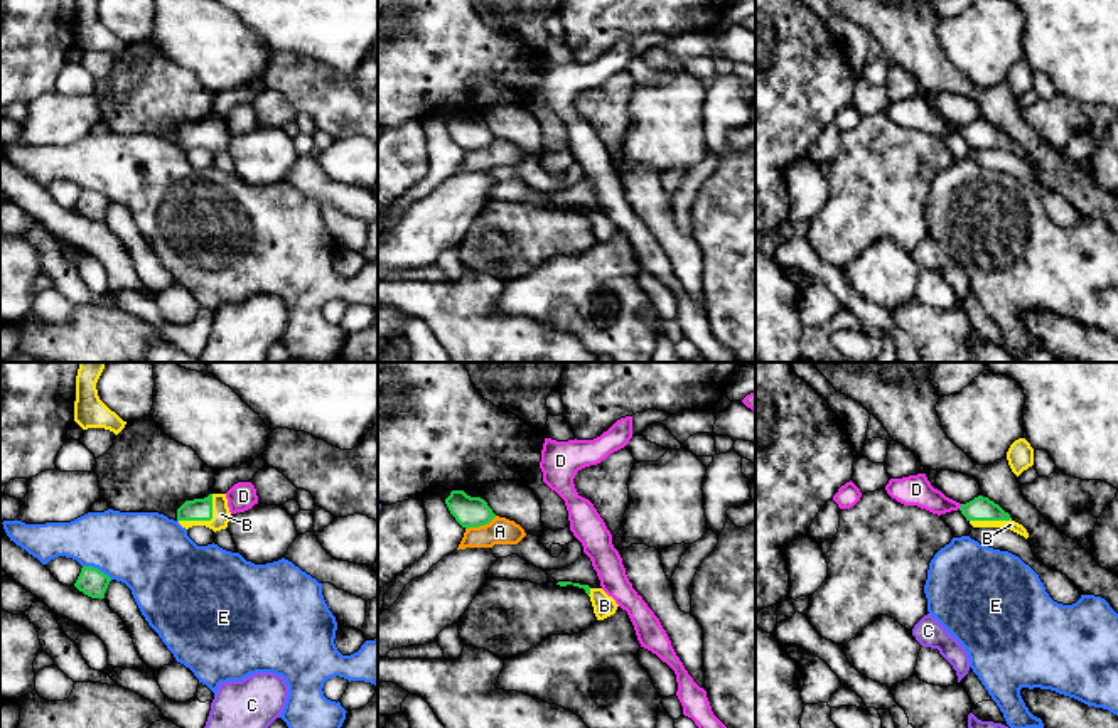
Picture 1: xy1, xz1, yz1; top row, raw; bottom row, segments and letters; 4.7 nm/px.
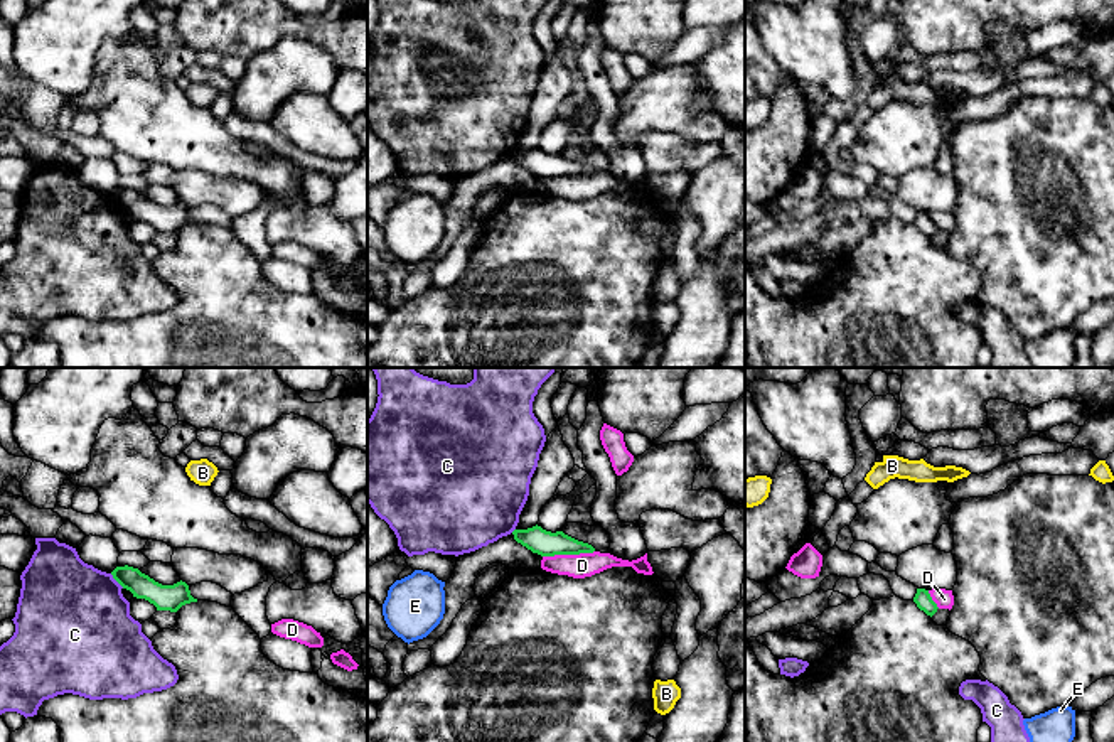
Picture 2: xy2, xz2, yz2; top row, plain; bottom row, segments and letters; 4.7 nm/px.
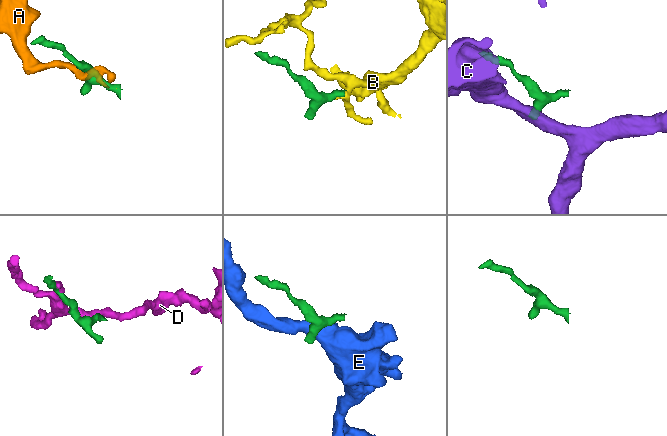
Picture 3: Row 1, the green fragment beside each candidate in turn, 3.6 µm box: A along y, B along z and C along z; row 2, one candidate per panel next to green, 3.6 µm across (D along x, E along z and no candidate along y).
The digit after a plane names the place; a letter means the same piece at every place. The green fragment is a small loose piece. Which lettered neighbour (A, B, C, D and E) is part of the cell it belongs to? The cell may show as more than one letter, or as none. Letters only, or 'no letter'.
B

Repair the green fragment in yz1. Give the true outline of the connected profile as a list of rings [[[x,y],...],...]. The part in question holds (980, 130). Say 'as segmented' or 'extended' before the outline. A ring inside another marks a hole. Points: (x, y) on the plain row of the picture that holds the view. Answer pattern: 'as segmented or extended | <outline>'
extended | [[[978,118],[973,123],[961,126],[959,133],[973,150],[1005,150],[1025,162],[1029,160],[1027,152],[1015,145],[1008,135],[988,120]]]

